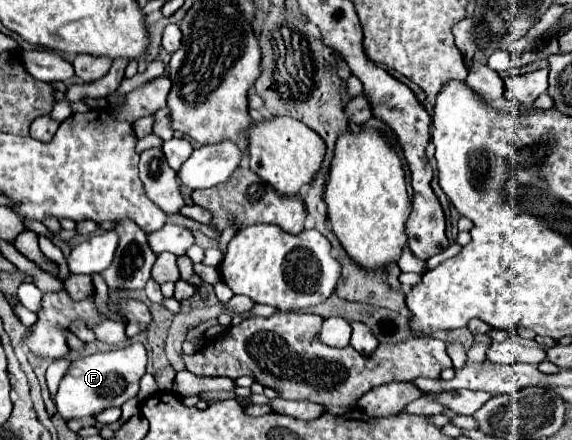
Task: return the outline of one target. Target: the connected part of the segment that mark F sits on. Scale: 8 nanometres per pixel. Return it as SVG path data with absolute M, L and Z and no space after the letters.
M134 342L120 350L90 354L80 360L74 360L54 396L56 408L66 420L96 416L106 408L120 408L126 400L138 394L140 378L144 376L144 372L146 372L146 350L140 342Z

